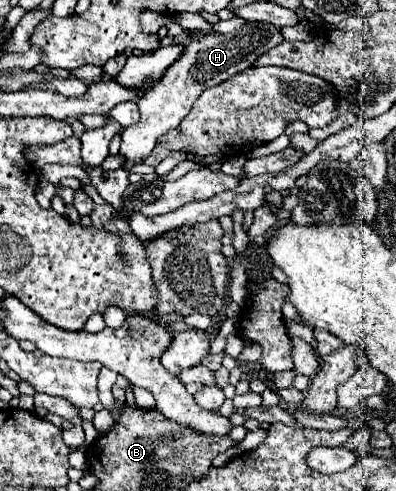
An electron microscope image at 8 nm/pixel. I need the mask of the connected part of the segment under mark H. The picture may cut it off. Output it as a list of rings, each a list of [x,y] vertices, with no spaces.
[[[271,23],[249,25],[247,33],[245,33],[245,25],[243,25],[241,29],[235,29],[233,33],[225,33],[225,35],[207,33],[205,37],[191,41],[183,49],[181,57],[165,71],[165,77],[161,77],[161,81],[157,81],[157,85],[153,85],[147,91],[147,95],[137,103],[139,111],[141,111],[139,123],[123,129],[121,155],[127,157],[127,163],[123,169],[129,169],[129,167],[141,163],[141,159],[147,157],[149,151],[155,147],[157,137],[175,129],[187,117],[193,103],[205,89],[231,79],[233,75],[241,73],[245,67],[251,67],[253,61],[245,63],[245,57],[259,57],[259,55],[263,55],[263,51],[275,47],[281,41],[283,41],[283,37],[281,37],[279,29],[273,27]]]

